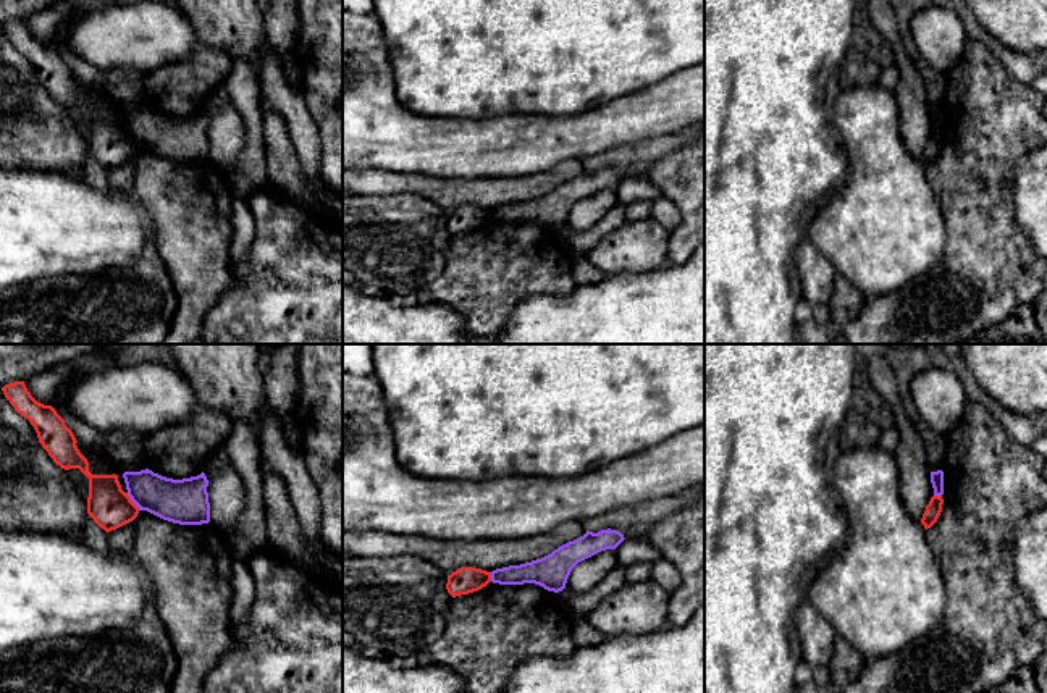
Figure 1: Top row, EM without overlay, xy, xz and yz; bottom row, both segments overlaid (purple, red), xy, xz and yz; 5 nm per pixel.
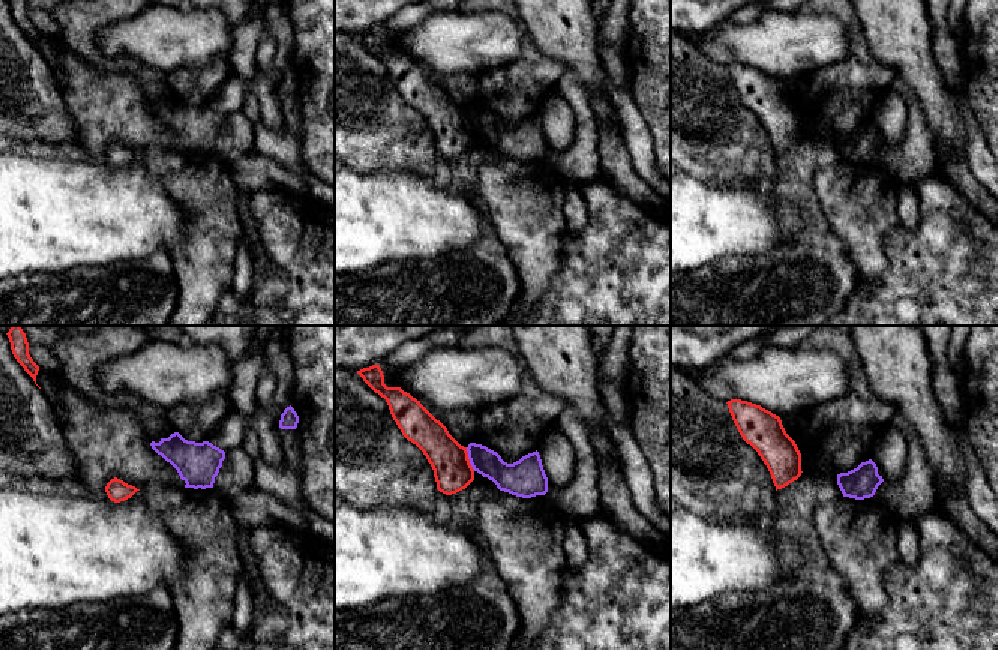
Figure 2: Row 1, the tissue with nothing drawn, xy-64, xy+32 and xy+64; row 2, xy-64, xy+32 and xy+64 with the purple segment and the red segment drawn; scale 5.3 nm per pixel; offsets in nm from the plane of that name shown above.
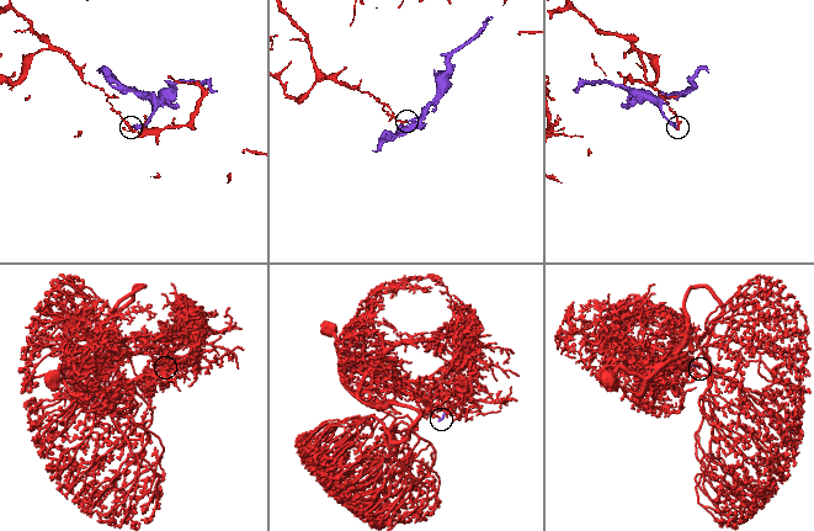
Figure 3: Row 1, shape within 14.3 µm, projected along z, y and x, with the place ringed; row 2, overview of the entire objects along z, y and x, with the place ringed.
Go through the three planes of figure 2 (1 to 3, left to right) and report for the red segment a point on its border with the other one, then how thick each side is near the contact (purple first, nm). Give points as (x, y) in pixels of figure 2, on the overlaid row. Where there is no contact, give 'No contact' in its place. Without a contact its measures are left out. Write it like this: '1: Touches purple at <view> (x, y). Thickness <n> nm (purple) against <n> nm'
1: No contact
2: Touches purple at xy+32 (468, 458). Thickness 160 nm (purple) against 200 nm
3: No contact

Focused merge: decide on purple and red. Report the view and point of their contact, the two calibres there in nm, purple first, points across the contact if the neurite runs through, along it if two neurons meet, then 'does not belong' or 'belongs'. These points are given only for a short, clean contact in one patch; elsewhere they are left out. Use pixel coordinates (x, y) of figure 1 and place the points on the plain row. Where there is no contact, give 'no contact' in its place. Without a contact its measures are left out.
meets purple in xy at (131, 138); 220 nm thick on the purple side, 200 nm on the other; border along xy (126, 131), (139, 147); does not belong

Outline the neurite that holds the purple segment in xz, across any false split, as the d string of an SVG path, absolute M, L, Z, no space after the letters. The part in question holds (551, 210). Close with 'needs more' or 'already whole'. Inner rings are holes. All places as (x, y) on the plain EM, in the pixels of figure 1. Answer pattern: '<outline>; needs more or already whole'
M608 166L598 171L587 168L583 174L559 184L541 197L493 208L491 220L499 223L535 221L559 231L566 226L570 210L578 200L601 189L616 187L624 178L617 168Z; already whole

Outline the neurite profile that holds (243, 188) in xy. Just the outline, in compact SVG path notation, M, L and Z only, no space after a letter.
M234 174L229 178L229 186L233 191L234 199L247 200L259 187L257 183L250 181L244 174Z

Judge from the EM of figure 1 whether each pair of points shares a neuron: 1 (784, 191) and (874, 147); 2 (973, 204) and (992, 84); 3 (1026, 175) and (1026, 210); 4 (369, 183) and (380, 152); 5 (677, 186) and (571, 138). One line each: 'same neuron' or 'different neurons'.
1: different neurons
2: same neuron
3: same neuron
4: different neurons
5: different neurons

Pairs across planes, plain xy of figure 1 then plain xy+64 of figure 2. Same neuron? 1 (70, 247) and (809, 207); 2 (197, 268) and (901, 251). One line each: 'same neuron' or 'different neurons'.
1: different neurons
2: different neurons

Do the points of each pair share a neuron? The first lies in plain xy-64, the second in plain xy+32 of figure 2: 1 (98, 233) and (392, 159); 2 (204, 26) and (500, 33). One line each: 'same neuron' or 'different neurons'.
1: different neurons
2: same neuron

